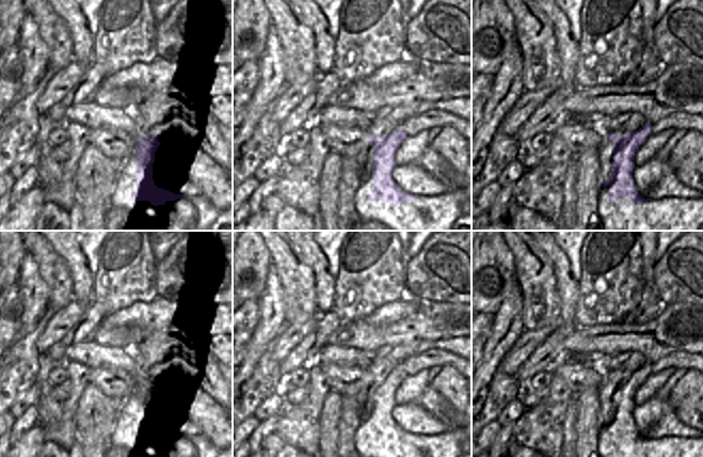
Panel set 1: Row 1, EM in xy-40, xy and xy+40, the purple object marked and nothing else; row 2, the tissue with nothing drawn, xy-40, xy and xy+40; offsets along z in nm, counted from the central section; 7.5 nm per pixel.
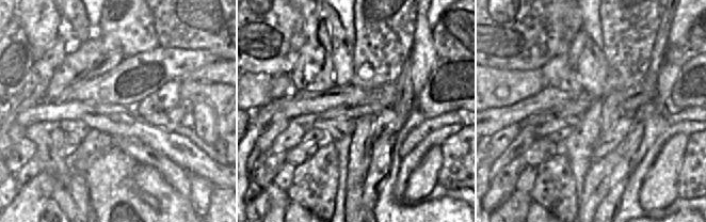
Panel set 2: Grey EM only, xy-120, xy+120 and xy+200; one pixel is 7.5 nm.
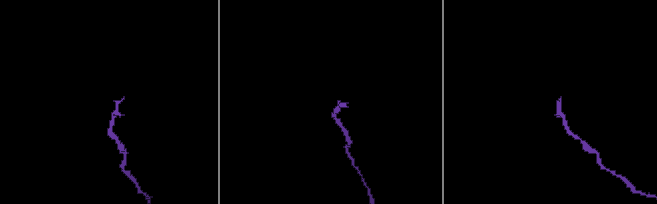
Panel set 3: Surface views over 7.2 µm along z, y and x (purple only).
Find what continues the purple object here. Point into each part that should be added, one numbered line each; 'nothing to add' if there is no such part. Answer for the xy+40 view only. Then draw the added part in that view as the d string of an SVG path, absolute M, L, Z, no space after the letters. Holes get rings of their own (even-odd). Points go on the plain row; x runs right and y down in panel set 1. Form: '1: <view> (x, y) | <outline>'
1: xy+40 (621, 372) | M604 369L605 373L607 374L619 374L623 376L625 373L627 373L627 369Z

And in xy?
1: xy (379, 365) | M373 357L366 368L366 372L371 376L384 376L392 372L395 366L394 362L386 357Z

